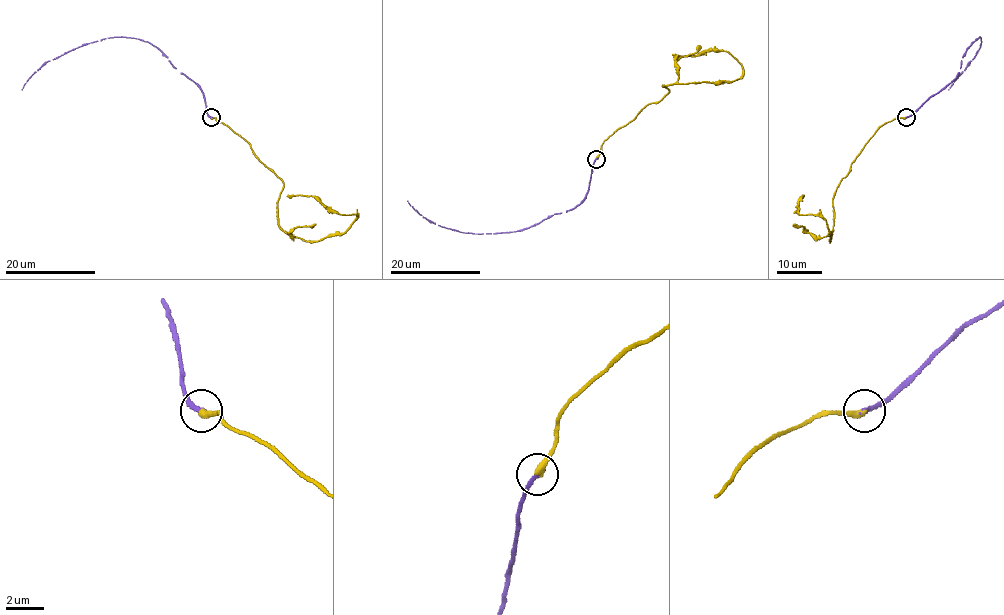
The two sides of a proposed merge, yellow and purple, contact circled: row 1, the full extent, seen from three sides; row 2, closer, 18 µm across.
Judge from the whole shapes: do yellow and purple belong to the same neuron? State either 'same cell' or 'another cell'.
same cell

